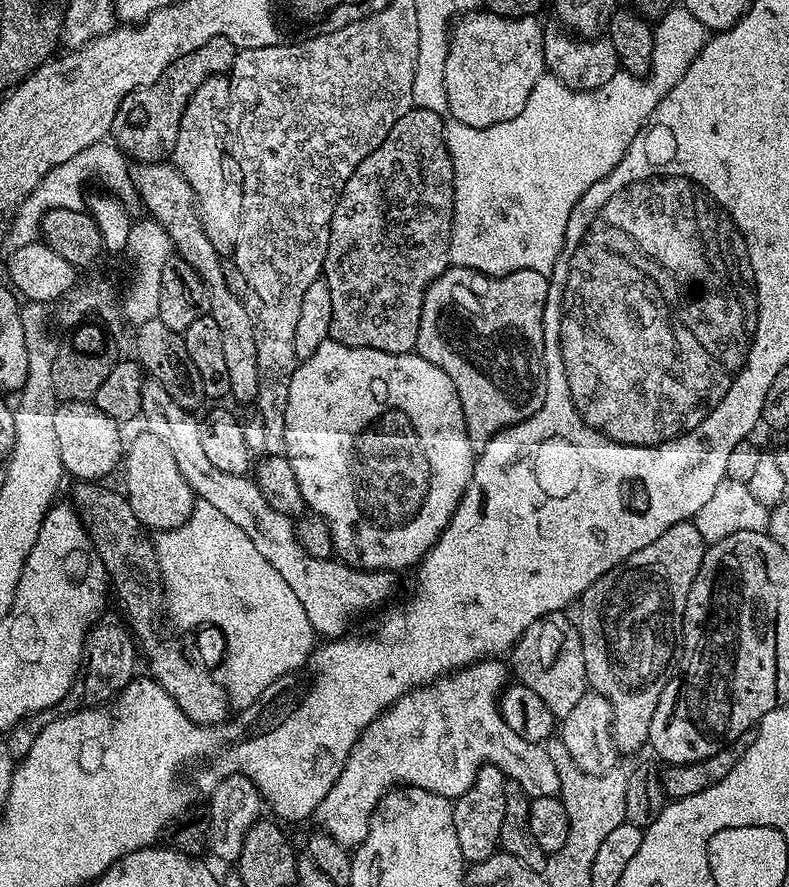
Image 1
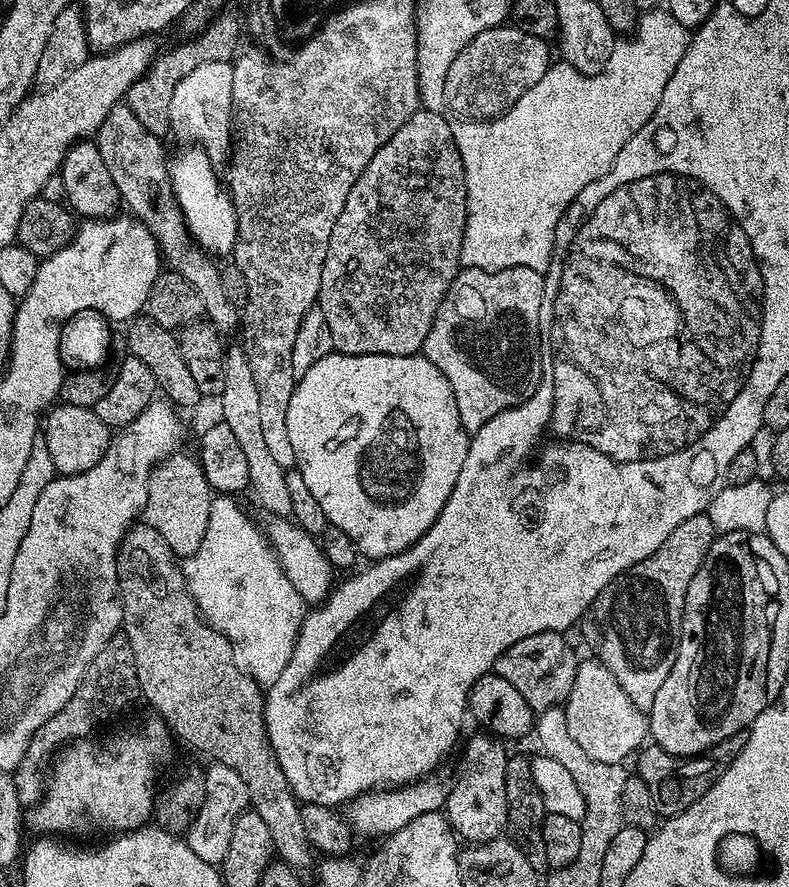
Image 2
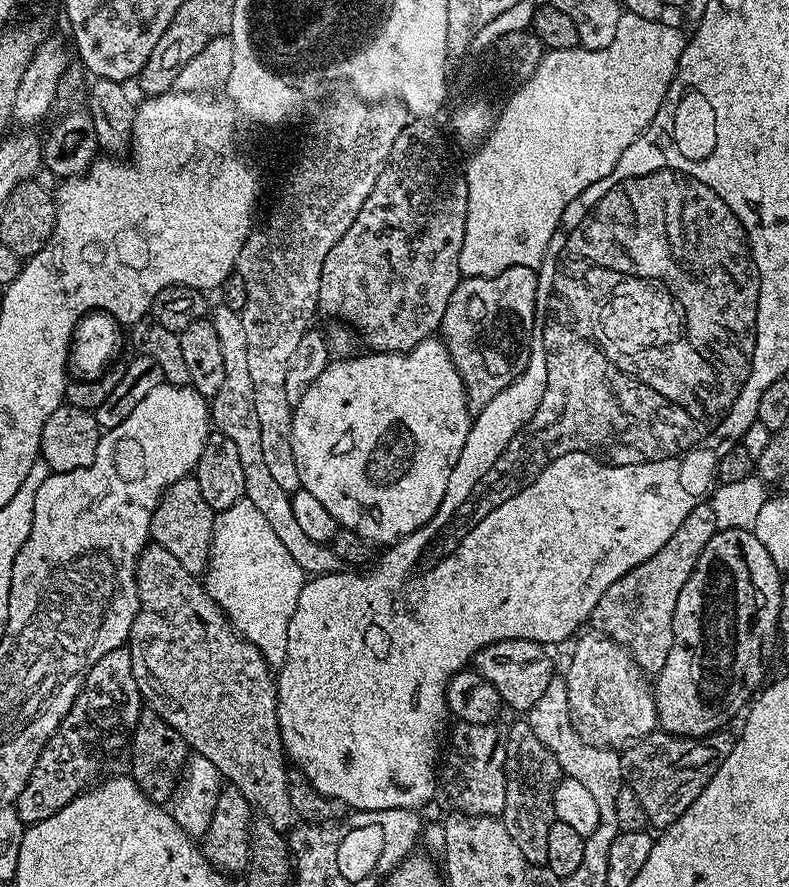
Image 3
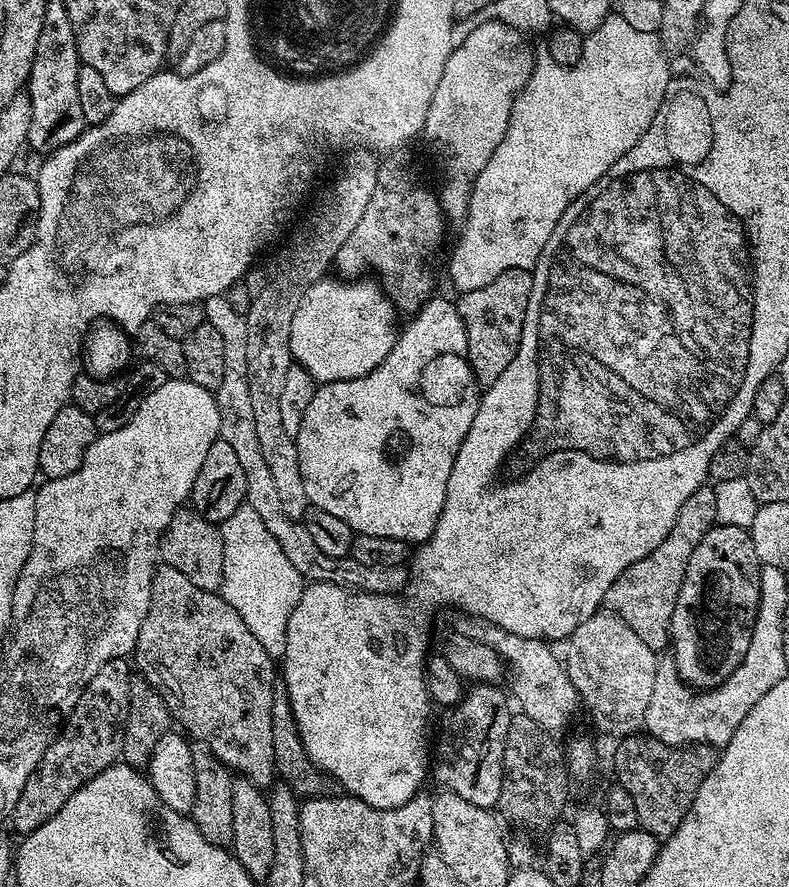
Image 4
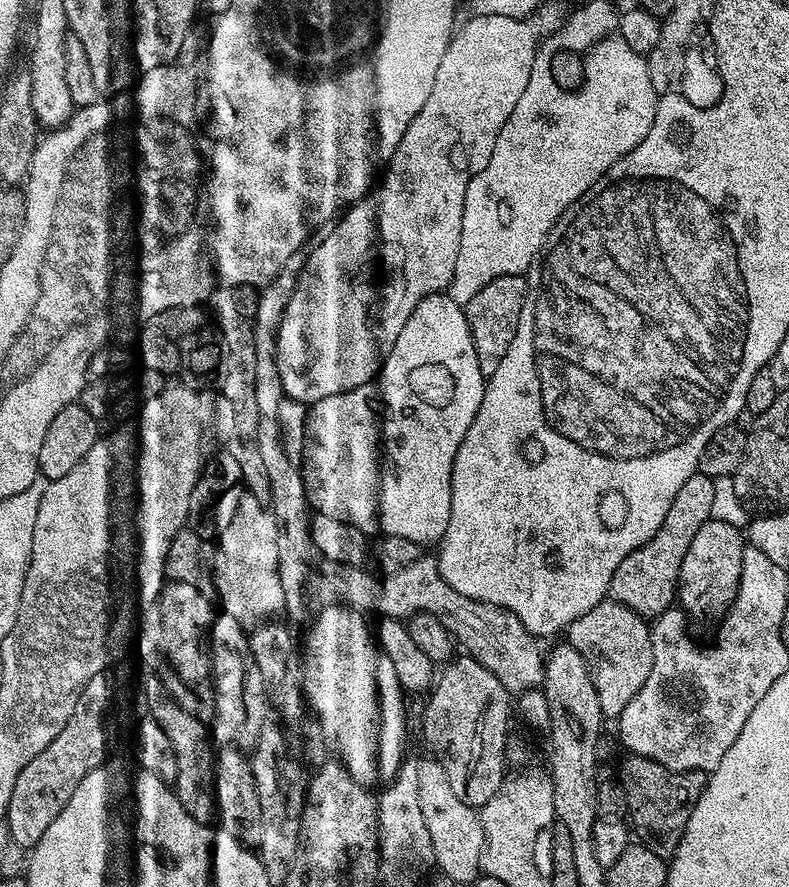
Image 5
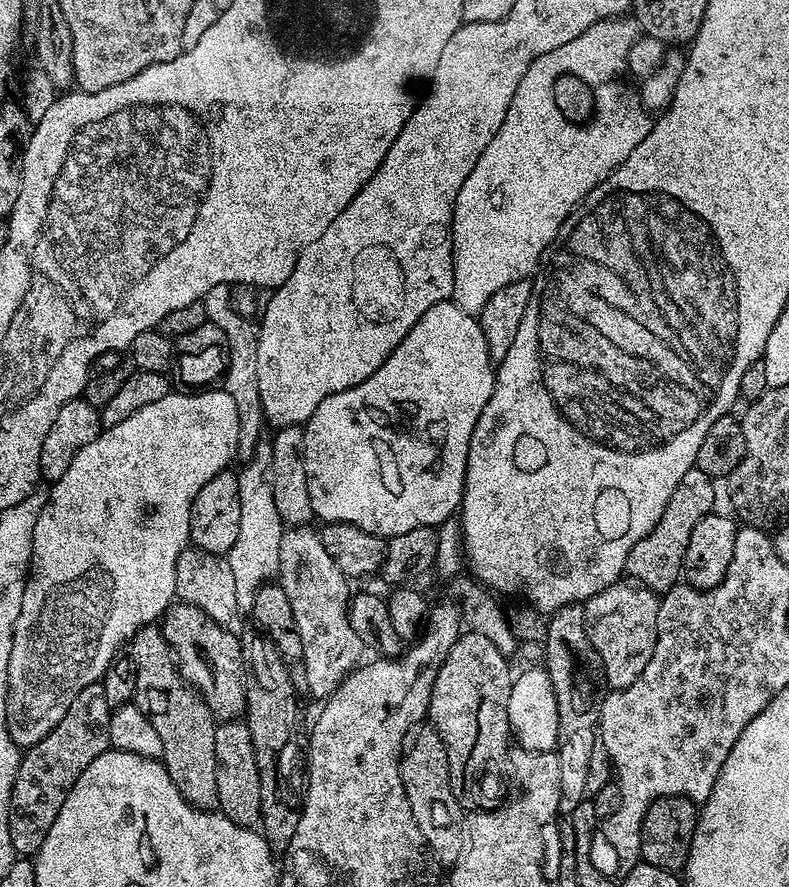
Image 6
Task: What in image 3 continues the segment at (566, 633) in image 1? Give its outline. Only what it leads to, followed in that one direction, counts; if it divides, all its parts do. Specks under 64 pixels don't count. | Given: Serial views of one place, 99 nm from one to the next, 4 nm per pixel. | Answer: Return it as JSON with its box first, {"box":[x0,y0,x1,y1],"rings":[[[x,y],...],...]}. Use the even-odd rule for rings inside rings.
{"box":[474,640,554,714],"rings":[[[503,640],[494,642],[482,650],[478,650],[474,657],[474,671],[486,682],[498,690],[501,701],[508,704],[516,714],[527,714],[534,702],[542,698],[546,686],[554,682],[552,676],[552,660],[548,657],[549,649],[543,644],[535,644],[533,640]]]}

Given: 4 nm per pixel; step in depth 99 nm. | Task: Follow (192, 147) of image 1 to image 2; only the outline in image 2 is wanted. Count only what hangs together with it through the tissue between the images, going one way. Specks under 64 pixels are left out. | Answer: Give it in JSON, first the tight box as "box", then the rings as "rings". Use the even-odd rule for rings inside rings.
{"box":[168,60,234,154],"rings":[[[226,60],[202,62],[202,66],[190,70],[178,86],[174,86],[174,94],[168,107],[168,123],[171,131],[177,132],[182,139],[199,146],[205,152],[212,154],[220,152],[224,143],[234,136],[232,126],[232,91],[234,90],[234,70]]]}

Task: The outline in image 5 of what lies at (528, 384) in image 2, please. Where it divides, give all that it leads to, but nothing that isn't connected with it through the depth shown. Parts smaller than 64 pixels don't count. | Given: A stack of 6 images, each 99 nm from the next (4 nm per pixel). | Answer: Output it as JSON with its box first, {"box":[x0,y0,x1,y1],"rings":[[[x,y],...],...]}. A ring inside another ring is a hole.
{"box":[463,276,528,378],"rings":[[[499,276],[494,278],[494,282],[482,286],[482,290],[478,290],[478,294],[474,294],[474,298],[463,305],[470,334],[474,338],[474,354],[478,354],[478,366],[485,378],[498,370],[502,358],[506,358],[506,350],[510,350],[510,342],[514,342],[527,293],[528,282],[524,276]]]}

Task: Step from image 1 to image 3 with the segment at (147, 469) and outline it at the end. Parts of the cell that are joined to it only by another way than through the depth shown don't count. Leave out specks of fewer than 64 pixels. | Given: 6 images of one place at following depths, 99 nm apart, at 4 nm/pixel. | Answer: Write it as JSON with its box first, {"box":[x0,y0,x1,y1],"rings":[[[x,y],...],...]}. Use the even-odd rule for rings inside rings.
{"box":[150,474,216,574],"rings":[[[189,474],[164,491],[164,497],[158,502],[152,515],[150,536],[155,544],[170,550],[170,554],[174,554],[178,562],[182,562],[182,567],[194,574],[200,574],[208,567],[215,521],[216,513],[210,506],[206,506],[202,490],[198,490],[195,475]]]}

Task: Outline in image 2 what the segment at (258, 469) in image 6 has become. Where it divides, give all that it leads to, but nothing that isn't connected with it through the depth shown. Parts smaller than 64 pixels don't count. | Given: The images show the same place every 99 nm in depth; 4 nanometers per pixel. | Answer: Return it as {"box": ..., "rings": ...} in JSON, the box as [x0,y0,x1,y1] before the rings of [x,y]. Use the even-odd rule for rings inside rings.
{"box":[183,494,306,686],"rings":[[[216,494],[212,497],[212,505],[210,506],[210,522],[206,522],[206,534],[202,538],[202,544],[198,546],[198,550],[192,556],[187,557],[183,561],[184,581],[188,584],[190,594],[194,598],[196,608],[200,611],[201,616],[226,637],[228,643],[231,644],[233,653],[240,665],[257,684],[267,686],[273,684],[278,678],[278,674],[282,674],[282,670],[290,662],[290,654],[296,645],[296,636],[300,632],[300,623],[303,622],[306,615],[306,601],[300,597],[298,590],[294,590],[294,586],[290,586],[290,578],[286,578],[286,574],[282,570],[282,566],[276,560],[276,553],[272,551],[265,533],[256,529],[256,524],[235,504],[233,497],[228,494]]]}

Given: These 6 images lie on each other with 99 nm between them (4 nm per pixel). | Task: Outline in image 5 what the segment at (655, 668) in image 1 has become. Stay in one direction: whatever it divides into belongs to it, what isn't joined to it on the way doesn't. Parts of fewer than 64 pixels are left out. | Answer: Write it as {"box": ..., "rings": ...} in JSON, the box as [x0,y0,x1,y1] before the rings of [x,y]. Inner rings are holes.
{"box":[608,470,715,618],"rings":[[[698,470],[690,478],[686,478],[686,483],[682,485],[682,490],[674,494],[674,502],[670,502],[670,510],[666,510],[666,518],[662,518],[662,526],[650,542],[638,546],[622,562],[618,562],[618,570],[614,570],[614,578],[610,578],[608,596],[617,600],[622,606],[634,610],[639,616],[645,618],[655,618],[661,616],[667,608],[673,607],[678,600],[678,589],[680,587],[680,571],[682,570],[682,558],[686,558],[686,550],[690,550],[690,542],[698,530],[707,520],[712,519],[711,510],[713,509],[715,482],[713,477],[703,476]]]}

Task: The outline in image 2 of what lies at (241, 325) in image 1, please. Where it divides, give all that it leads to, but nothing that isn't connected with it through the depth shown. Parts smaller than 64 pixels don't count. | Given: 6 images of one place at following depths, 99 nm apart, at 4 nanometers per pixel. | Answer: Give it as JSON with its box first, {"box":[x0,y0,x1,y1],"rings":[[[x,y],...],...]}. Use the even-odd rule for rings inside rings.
{"box":[94,102,242,333],"rings":[[[127,102],[115,104],[106,118],[102,118],[102,126],[95,132],[94,141],[110,177],[117,186],[123,207],[131,215],[143,222],[152,231],[156,243],[160,245],[163,259],[168,260],[179,276],[184,276],[194,290],[198,290],[198,298],[202,298],[204,316],[220,329],[221,333],[237,331],[242,316],[238,306],[226,298],[226,290],[222,290],[220,268],[209,253],[201,250],[190,239],[188,224],[172,195],[172,182],[168,175],[169,157],[164,157],[161,137],[155,136],[138,118],[134,110],[130,110]]]}

